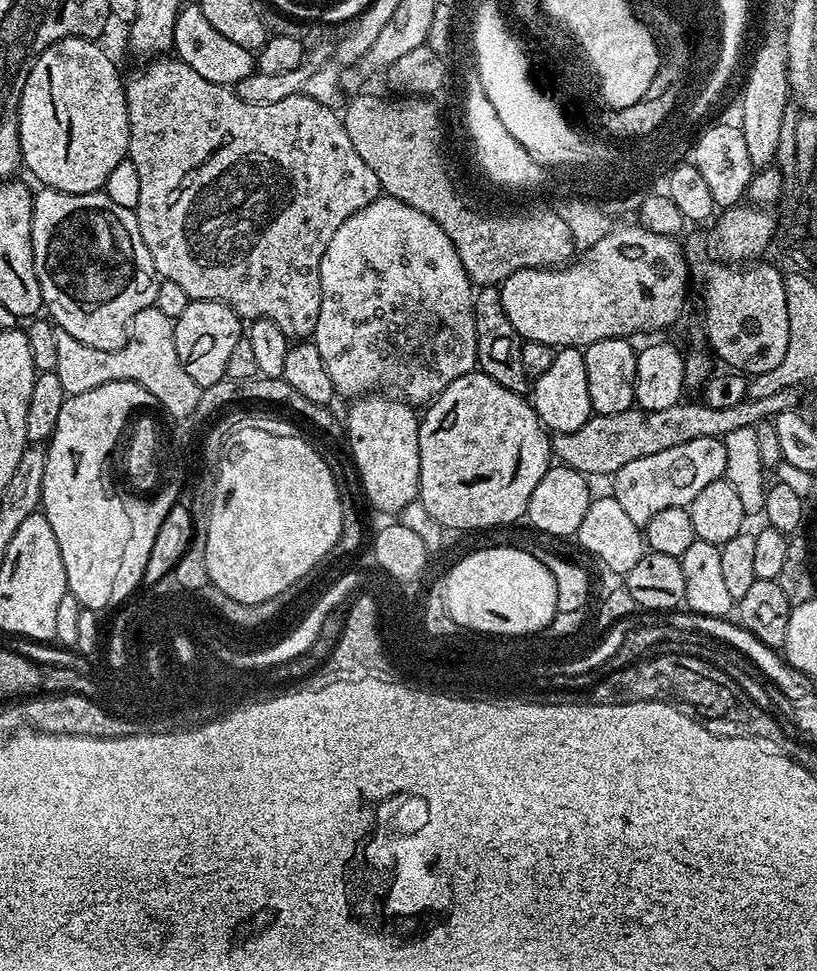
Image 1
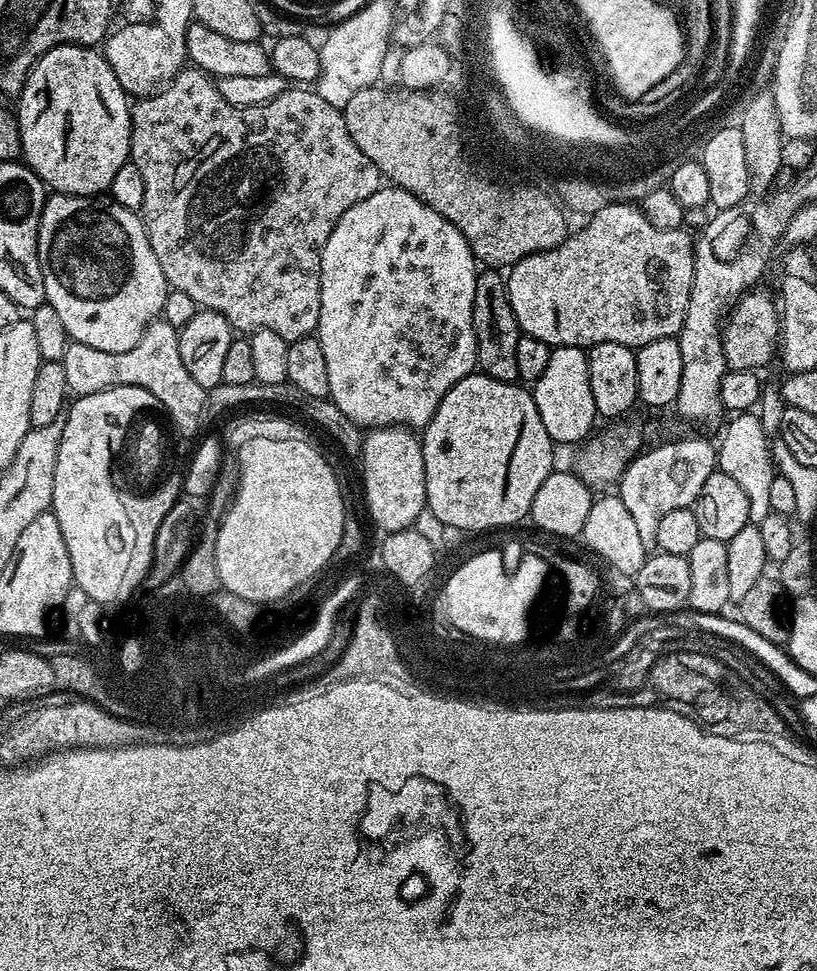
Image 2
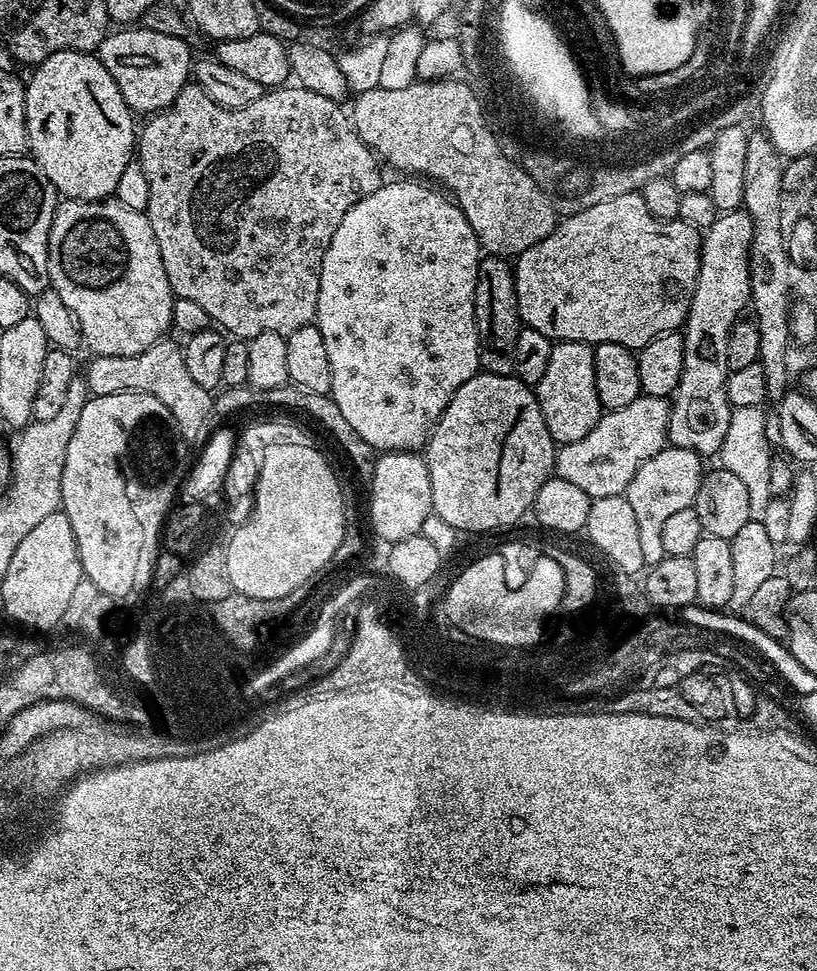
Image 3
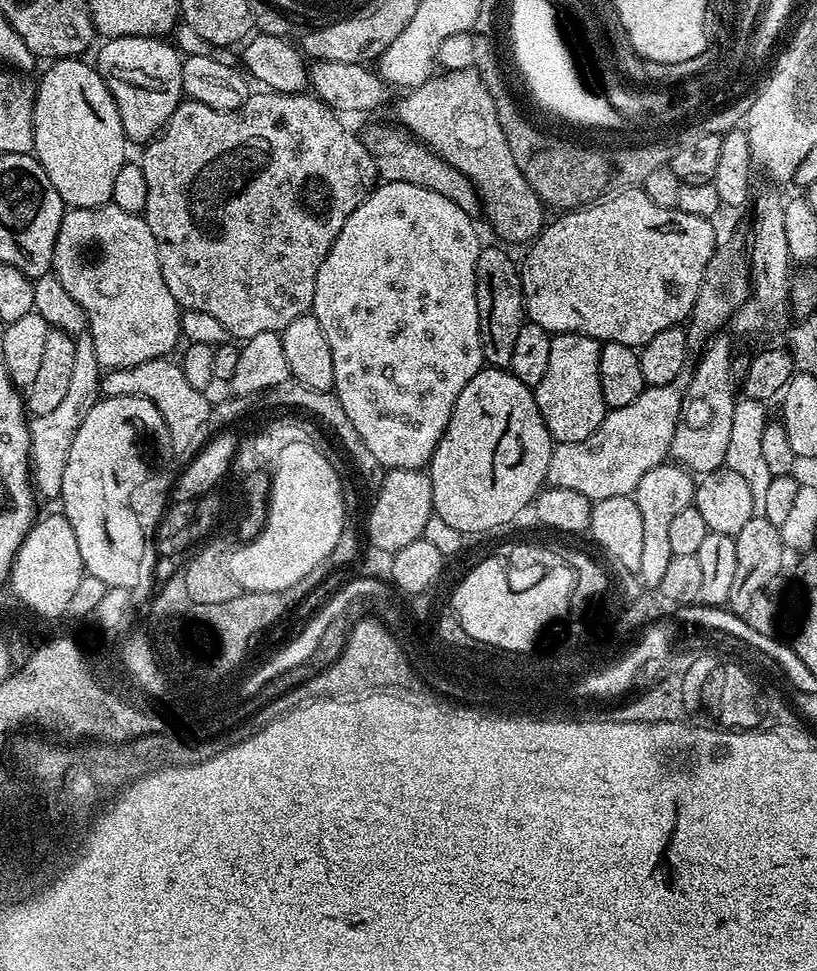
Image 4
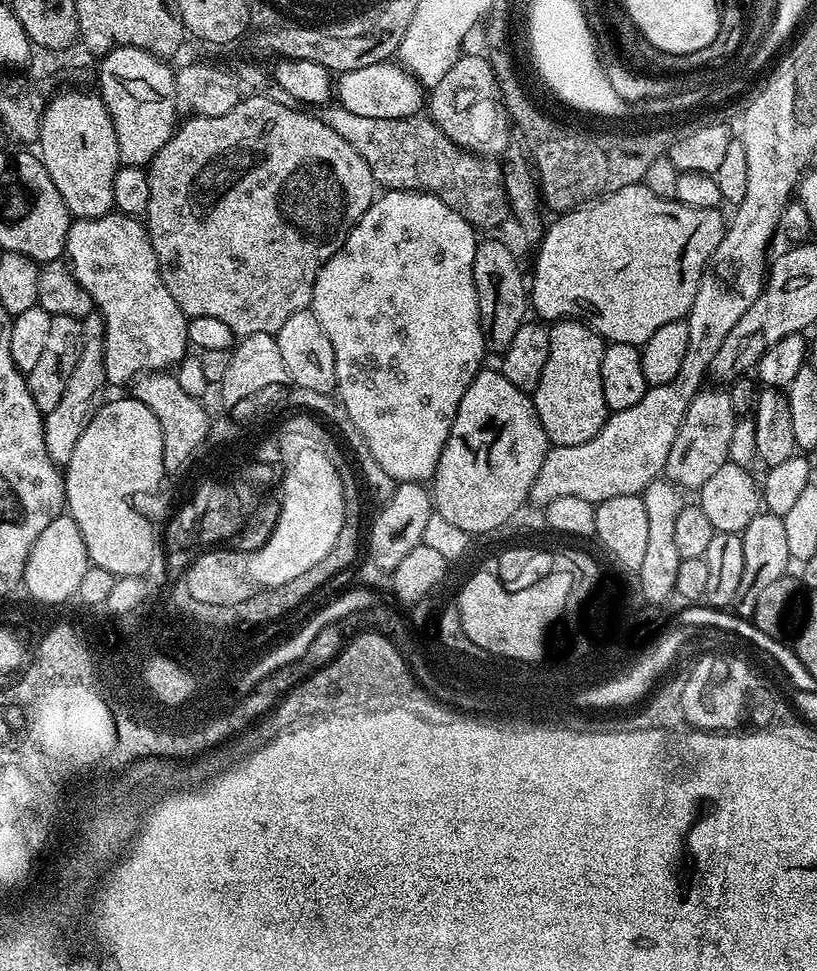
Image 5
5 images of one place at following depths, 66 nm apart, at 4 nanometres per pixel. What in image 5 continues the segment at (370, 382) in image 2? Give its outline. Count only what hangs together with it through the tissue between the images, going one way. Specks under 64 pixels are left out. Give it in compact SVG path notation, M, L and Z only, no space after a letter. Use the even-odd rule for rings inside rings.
M385 191L372 201L366 214L362 214L362 218L350 230L344 245L331 256L326 266L322 266L314 282L310 311L316 315L318 322L322 322L322 330L326 330L330 346L334 346L335 395L346 406L350 422L354 422L362 438L366 438L366 446L370 446L370 454L374 454L378 466L382 466L392 480L401 484L428 482L436 475L446 438L450 438L450 426L454 426L454 414L458 414L458 402L462 402L462 394L466 394L470 382L474 382L485 363L486 345L484 332L480 329L478 294L474 290L474 250L477 243L477 229L431 193Z

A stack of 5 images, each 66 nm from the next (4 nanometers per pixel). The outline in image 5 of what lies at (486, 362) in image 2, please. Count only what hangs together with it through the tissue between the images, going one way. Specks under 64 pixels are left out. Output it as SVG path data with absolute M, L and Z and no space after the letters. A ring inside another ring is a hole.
M481 239L474 250L474 290L478 294L480 329L484 332L484 342L489 353L502 354L514 342L514 334L526 323L530 312L530 288L526 283L526 272L520 269L516 256L500 240Z

